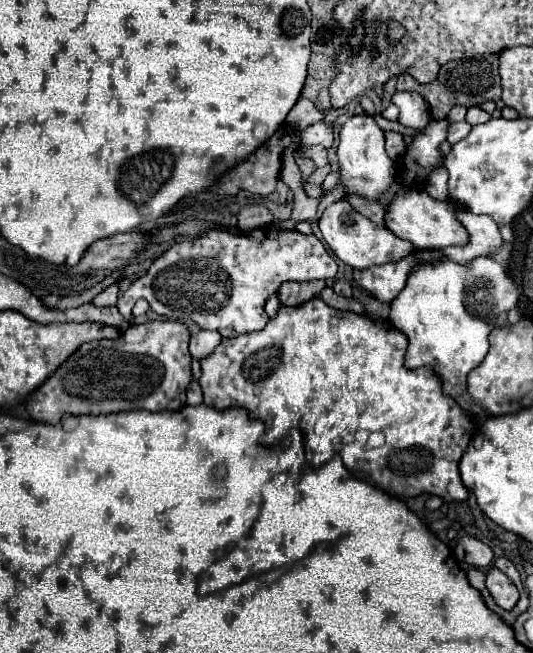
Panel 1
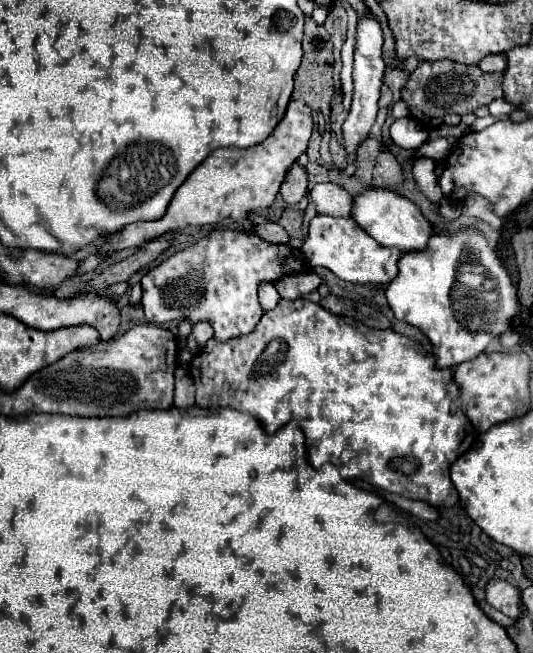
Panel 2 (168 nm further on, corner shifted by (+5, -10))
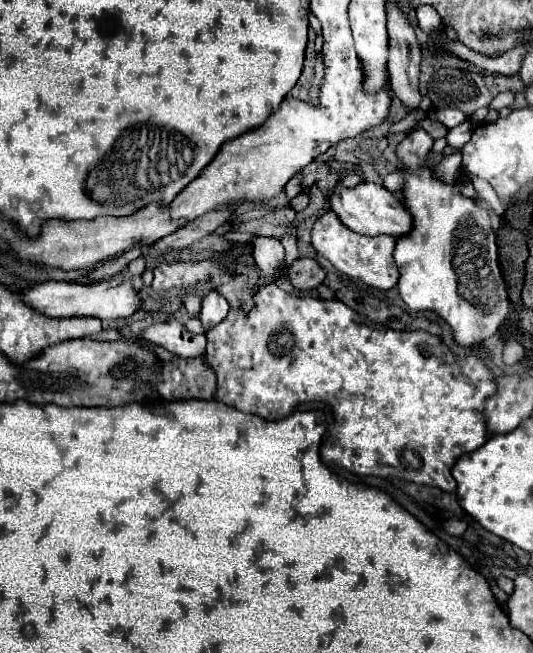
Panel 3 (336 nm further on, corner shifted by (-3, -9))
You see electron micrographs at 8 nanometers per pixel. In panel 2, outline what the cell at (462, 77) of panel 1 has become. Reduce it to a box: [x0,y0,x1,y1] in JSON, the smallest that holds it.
[401,60,503,130]

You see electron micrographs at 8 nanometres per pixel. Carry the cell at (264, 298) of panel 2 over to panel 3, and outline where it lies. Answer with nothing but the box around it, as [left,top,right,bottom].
[251,235,285,283]

